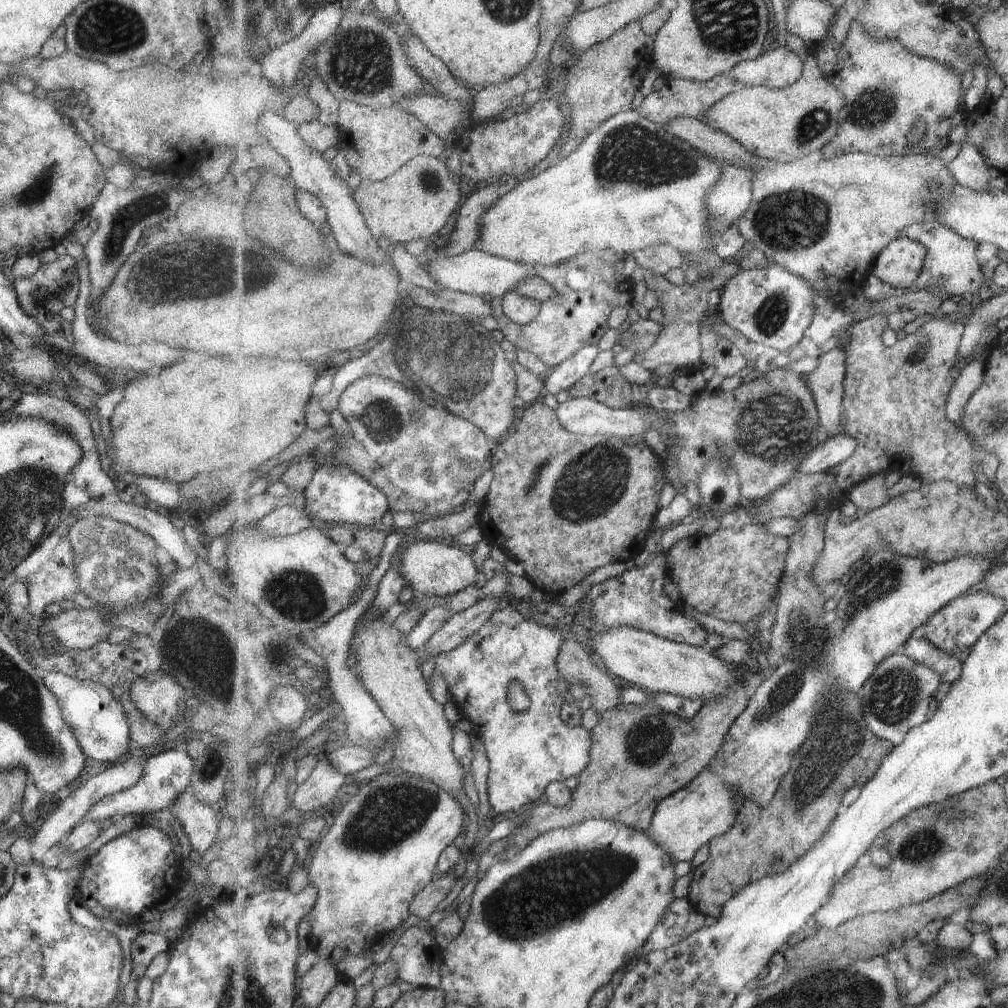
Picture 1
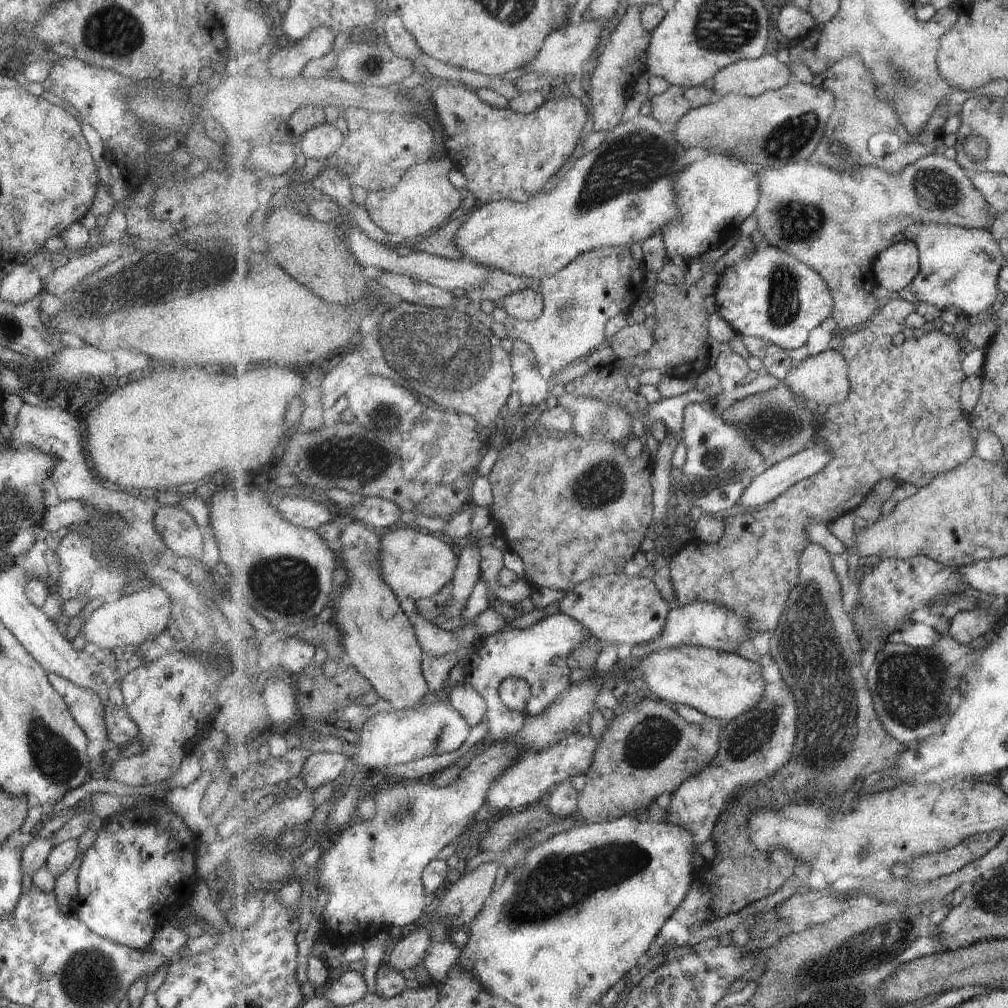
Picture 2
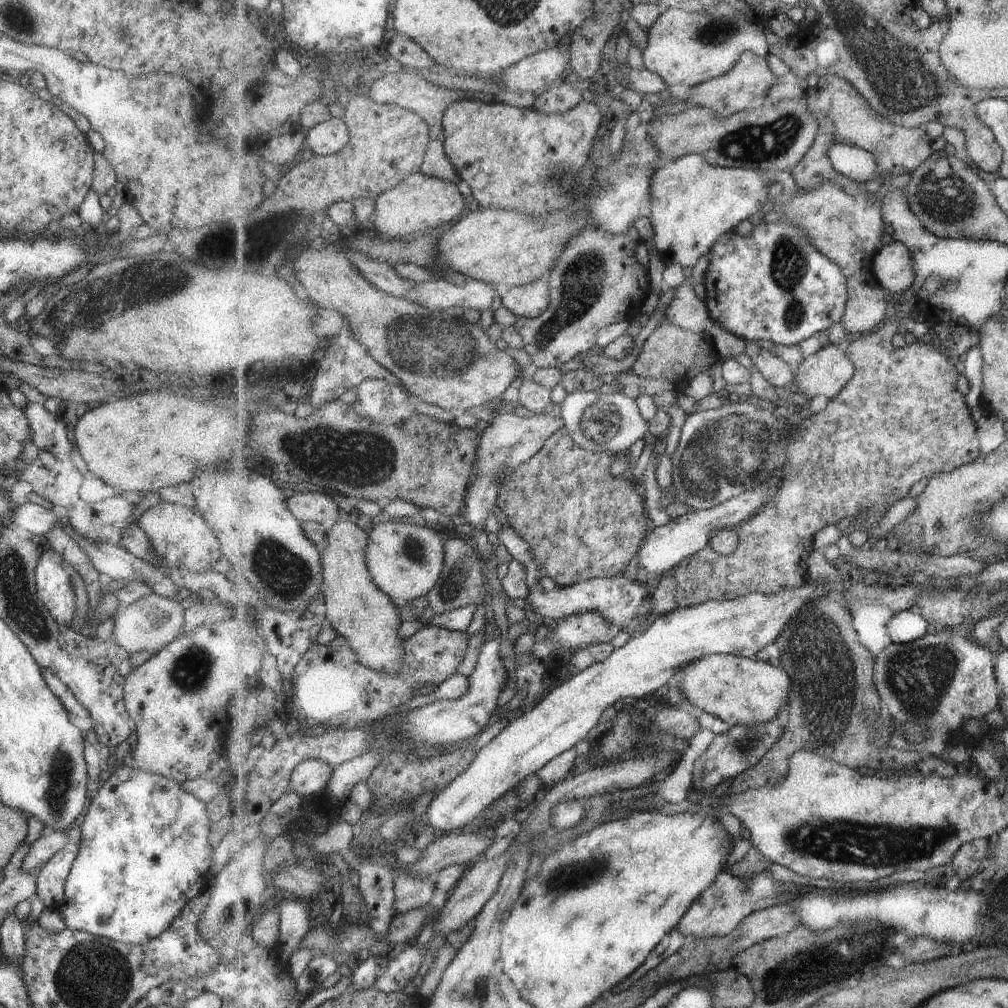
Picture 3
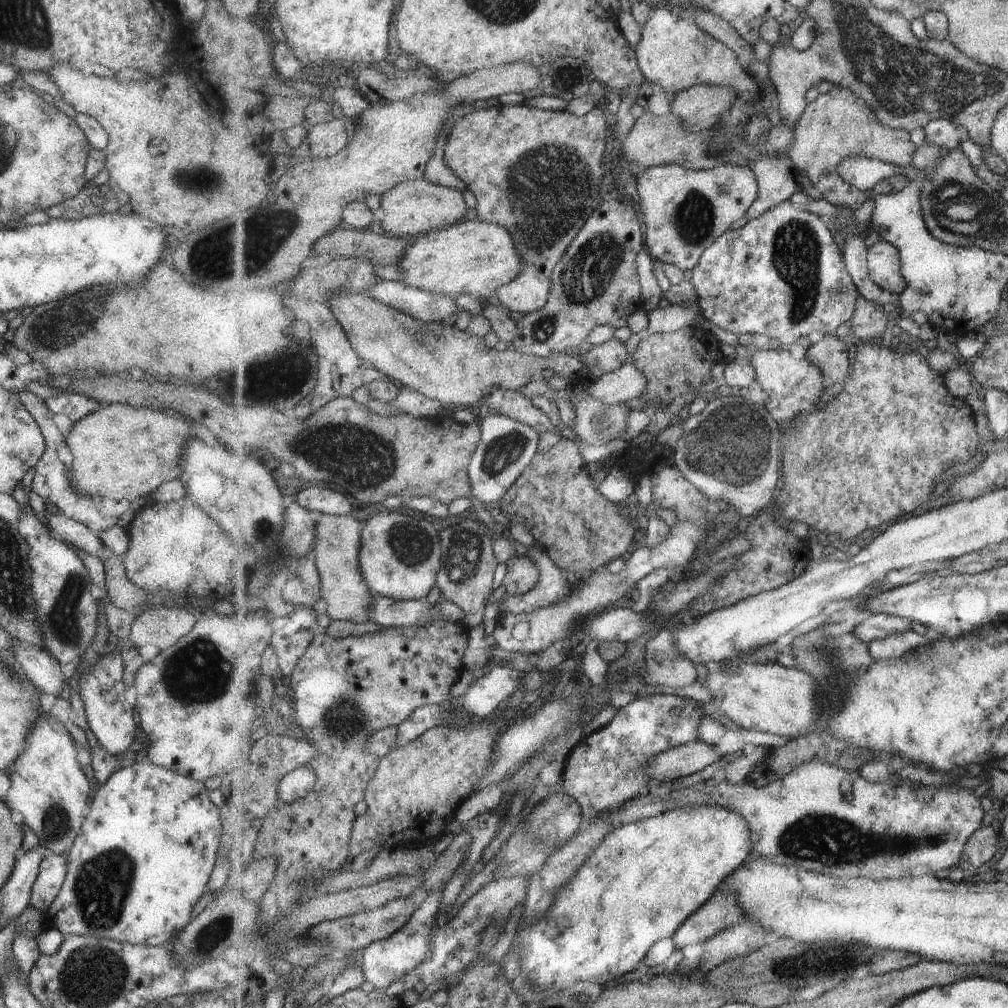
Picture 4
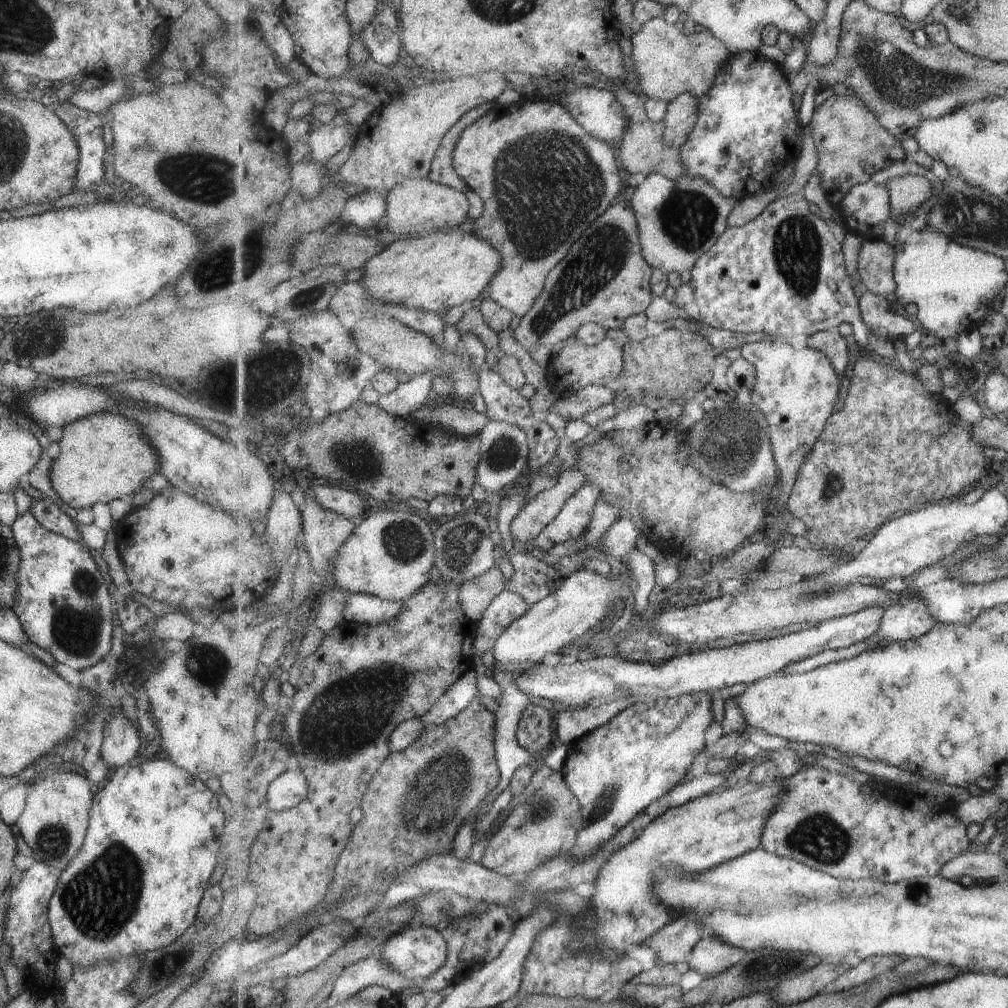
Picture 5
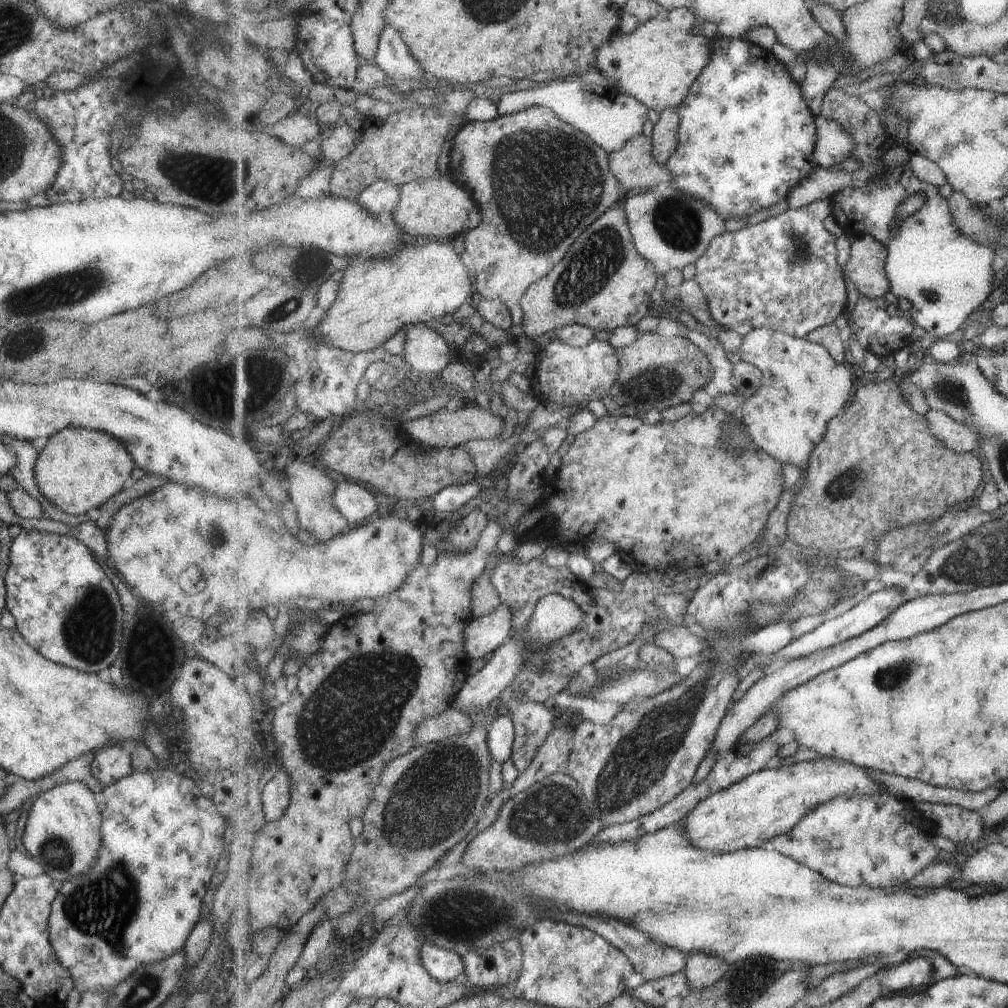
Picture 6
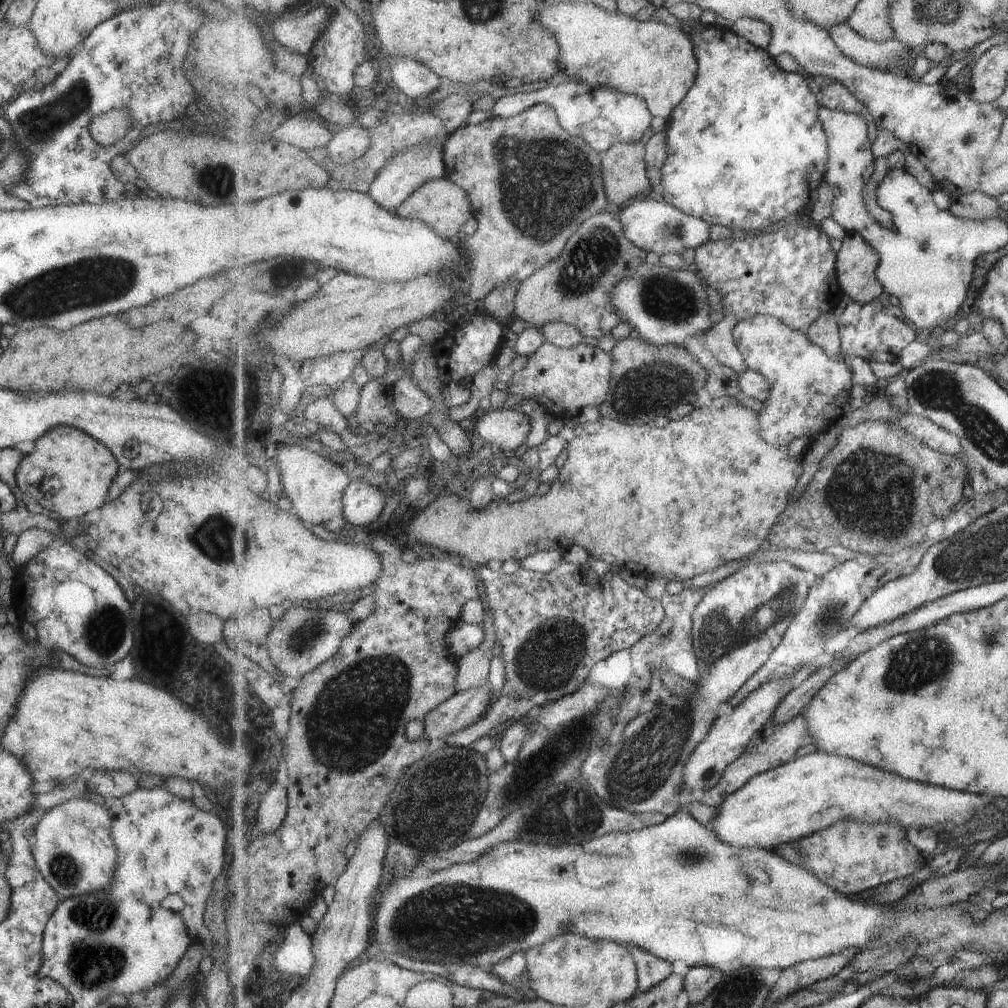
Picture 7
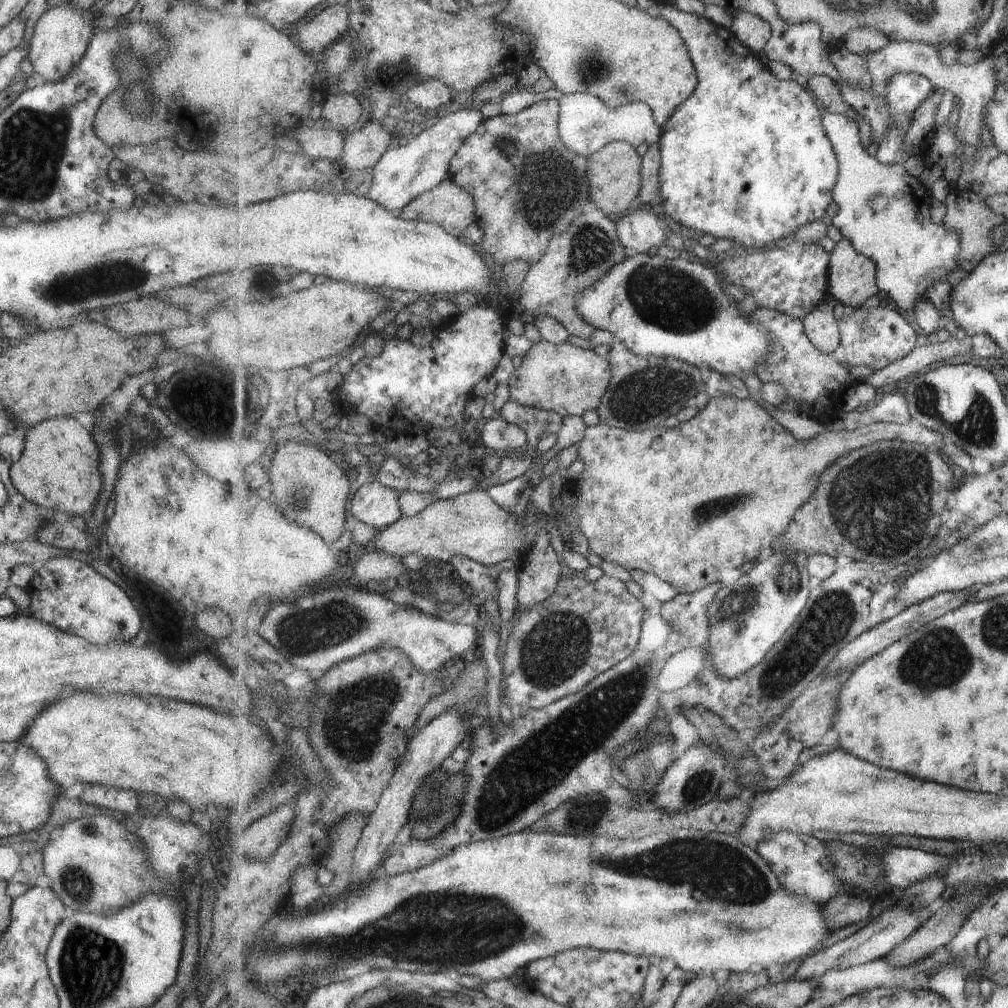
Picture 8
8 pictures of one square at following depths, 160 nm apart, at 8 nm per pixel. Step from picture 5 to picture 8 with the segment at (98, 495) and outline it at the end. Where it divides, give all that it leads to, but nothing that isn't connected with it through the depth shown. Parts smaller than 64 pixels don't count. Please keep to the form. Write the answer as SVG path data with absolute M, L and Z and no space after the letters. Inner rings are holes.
M69 415L45 419L25 431L24 449L8 471L13 486L26 498L28 506L39 504L71 516L91 511L101 488L98 449L91 433Z

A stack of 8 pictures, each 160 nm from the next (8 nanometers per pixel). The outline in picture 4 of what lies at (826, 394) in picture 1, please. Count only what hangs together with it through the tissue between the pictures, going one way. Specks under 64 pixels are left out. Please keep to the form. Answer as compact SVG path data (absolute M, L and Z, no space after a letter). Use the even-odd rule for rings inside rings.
M835 335L827 336L825 340L815 343L808 350L808 359L820 367L828 383L841 384L852 370L848 349L842 339Z

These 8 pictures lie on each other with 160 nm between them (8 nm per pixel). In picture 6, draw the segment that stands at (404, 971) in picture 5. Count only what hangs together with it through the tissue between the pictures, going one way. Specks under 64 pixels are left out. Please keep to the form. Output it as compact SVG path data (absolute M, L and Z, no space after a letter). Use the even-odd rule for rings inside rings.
M423 944L420 947L420 957L423 966L437 980L455 983L460 981L465 973L465 964L455 952Z

